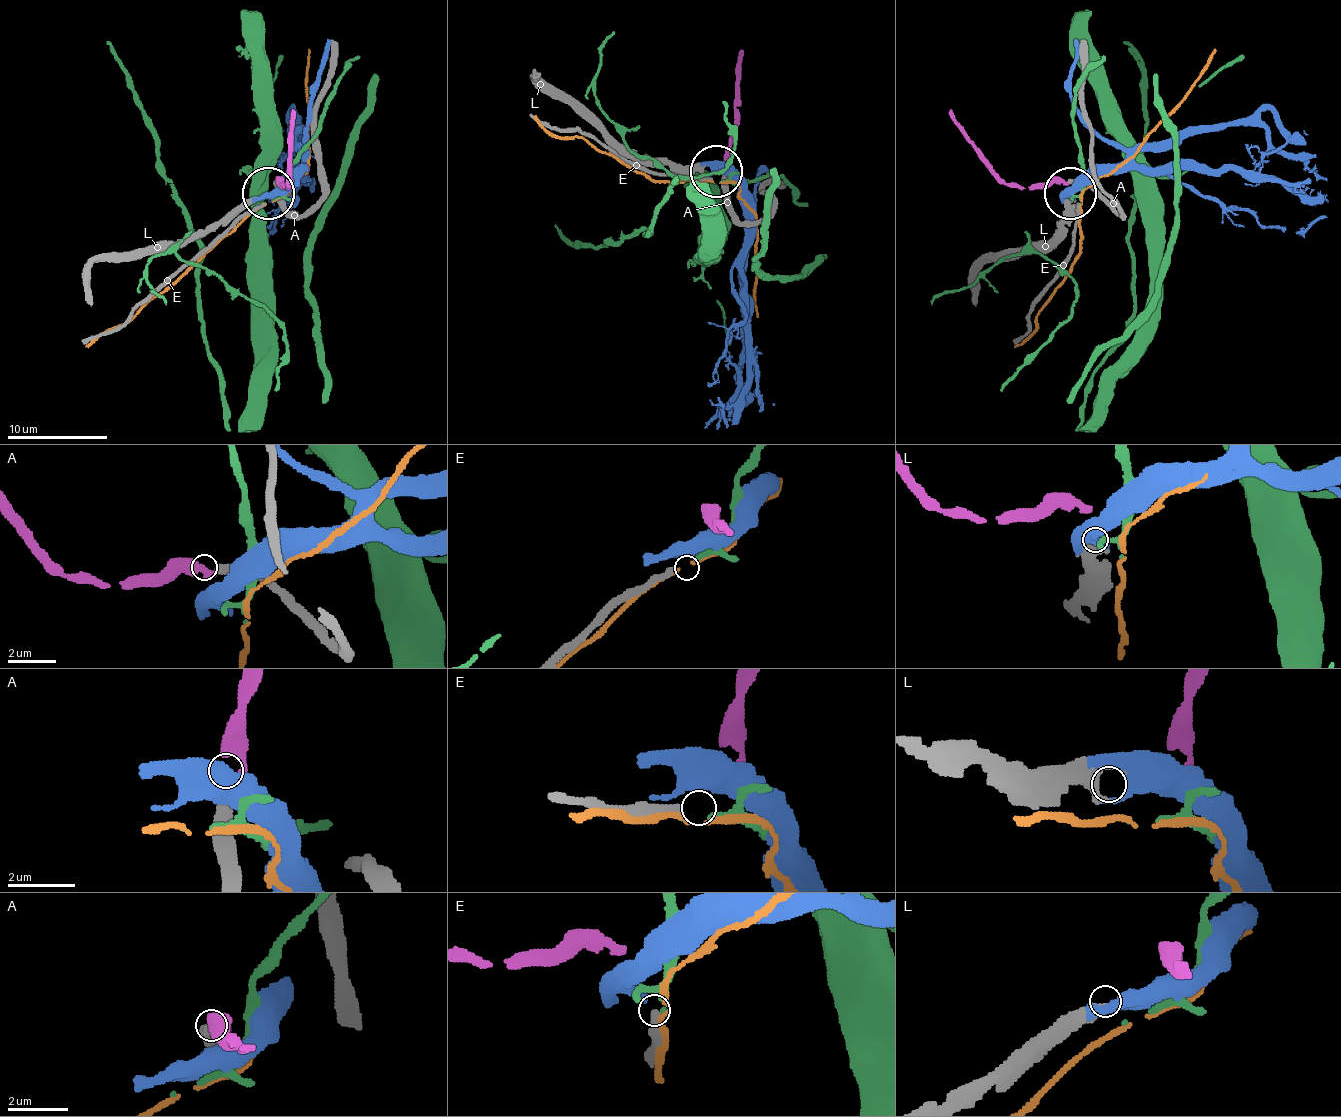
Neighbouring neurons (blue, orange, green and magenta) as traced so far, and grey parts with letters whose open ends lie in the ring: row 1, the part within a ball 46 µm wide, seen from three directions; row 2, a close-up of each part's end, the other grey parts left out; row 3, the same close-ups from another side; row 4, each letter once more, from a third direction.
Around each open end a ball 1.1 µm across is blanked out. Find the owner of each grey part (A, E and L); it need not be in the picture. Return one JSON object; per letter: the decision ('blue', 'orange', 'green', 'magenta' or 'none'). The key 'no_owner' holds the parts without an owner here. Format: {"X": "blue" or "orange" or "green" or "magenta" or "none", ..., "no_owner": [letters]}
{"A": "magenta", "E": "none", "L": "blue", "no_owner": ["E"]}

